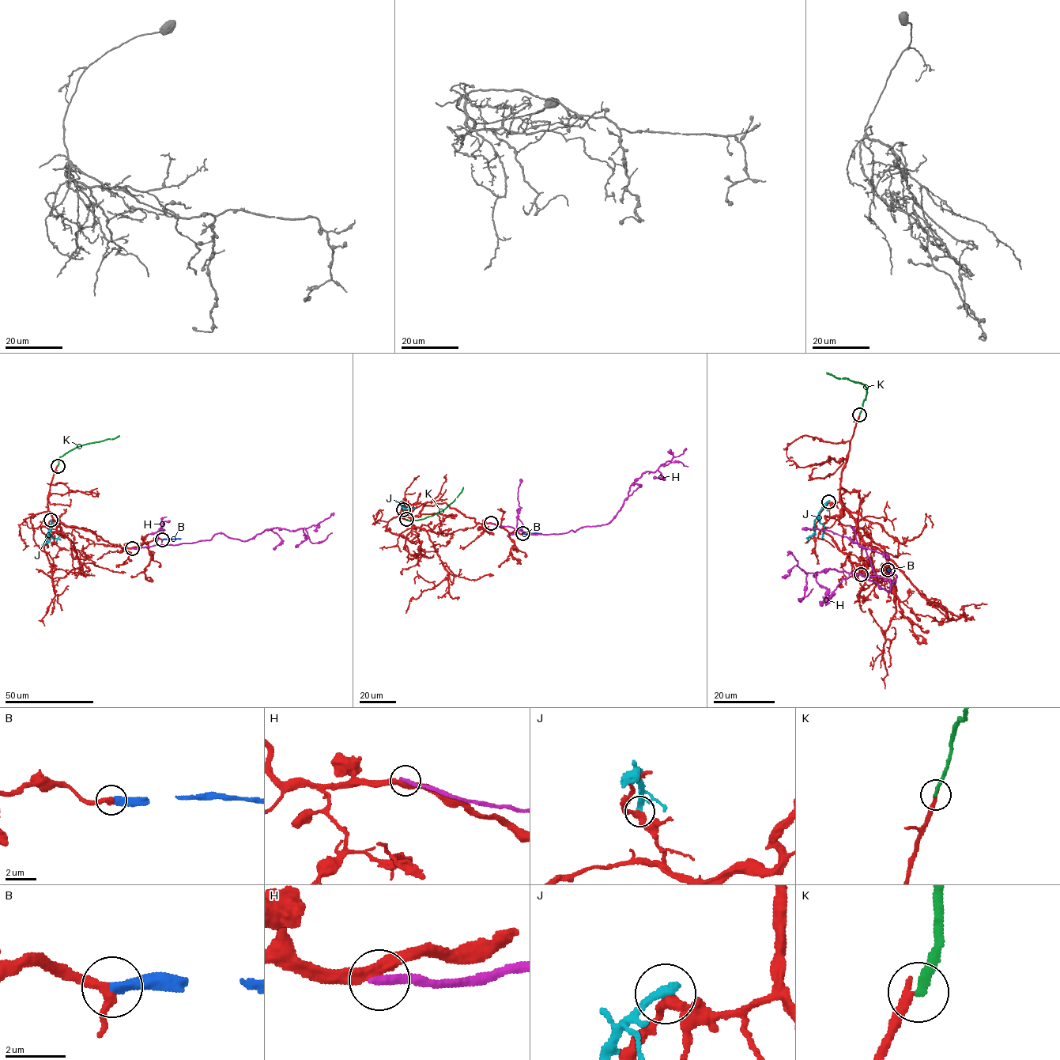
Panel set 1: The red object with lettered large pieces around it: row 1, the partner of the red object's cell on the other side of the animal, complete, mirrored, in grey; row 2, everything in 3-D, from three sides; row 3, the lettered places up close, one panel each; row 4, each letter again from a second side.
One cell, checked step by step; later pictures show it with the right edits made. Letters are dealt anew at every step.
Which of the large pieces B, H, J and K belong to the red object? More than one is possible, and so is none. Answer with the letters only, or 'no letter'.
B

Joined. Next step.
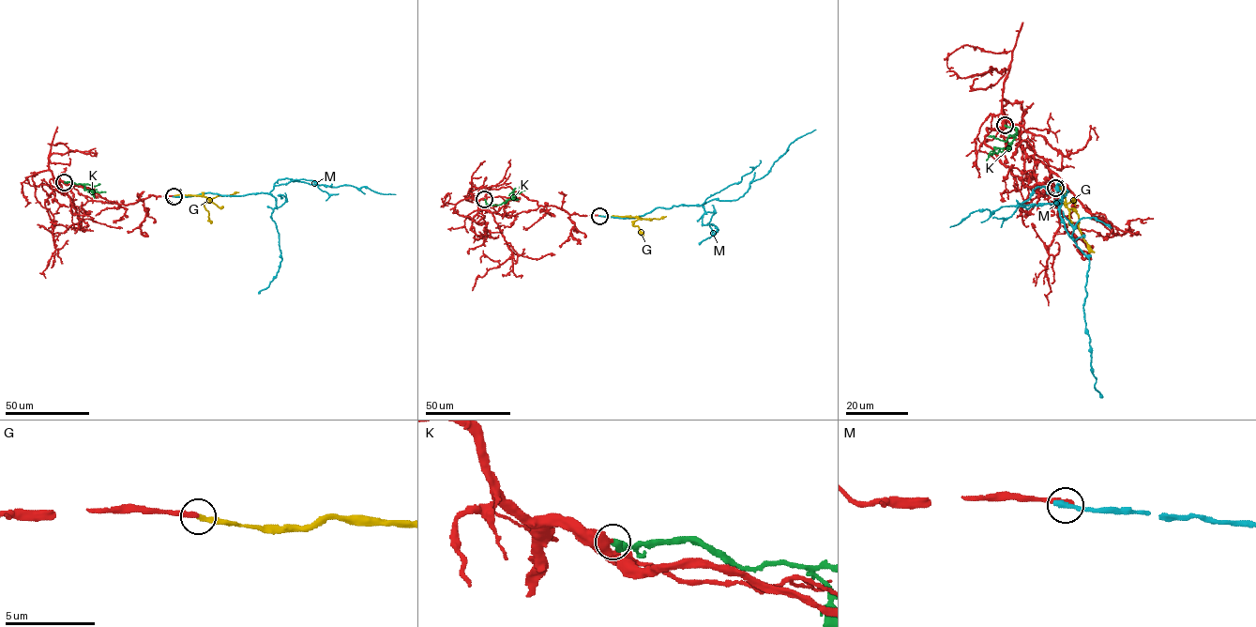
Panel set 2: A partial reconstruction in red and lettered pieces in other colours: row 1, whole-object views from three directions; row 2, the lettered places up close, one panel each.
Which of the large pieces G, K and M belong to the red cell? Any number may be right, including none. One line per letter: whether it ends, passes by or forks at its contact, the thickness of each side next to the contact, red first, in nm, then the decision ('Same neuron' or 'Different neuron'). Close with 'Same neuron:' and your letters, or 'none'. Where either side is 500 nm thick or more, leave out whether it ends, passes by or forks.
G: It ends there. Thickness 320 nm (red) against 280 nm. Same neuron
K: It ends there. Thickness 440 nm (red) against 340 nm. Different neuron
M: It ends there. Thickness 360 nm (red) against 360 nm. Different neuron
Same neuron: G

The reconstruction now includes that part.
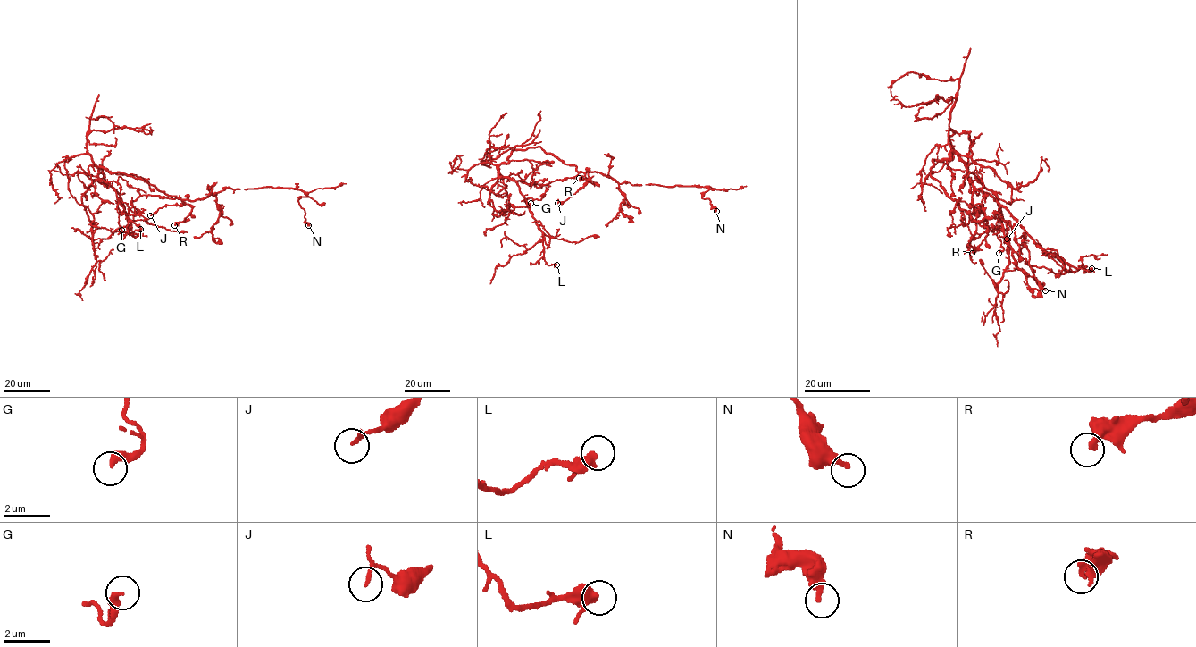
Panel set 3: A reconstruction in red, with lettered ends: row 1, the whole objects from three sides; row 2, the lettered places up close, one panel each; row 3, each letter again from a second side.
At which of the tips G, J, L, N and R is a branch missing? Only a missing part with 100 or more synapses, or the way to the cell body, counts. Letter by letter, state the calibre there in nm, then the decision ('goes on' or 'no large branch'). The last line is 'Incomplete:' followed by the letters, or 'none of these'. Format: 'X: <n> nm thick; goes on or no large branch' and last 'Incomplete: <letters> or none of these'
G: 360 nm thick; no large branch
J: 110 nm thick; no large branch
L: 320 nm thick; no large branch
N: 360 nm thick; no large branch
R: 320 nm thick; no large branch
Incomplete: none of these

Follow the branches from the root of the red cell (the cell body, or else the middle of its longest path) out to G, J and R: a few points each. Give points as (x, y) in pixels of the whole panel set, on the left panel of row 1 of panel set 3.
G: (145, 195), (141, 195), (121, 177), (117, 182), (107, 181), (120, 196), (117, 201), (118, 223), (121, 230)
J: (145, 195), (180, 198), (185, 204), (166, 205), (150, 215)
R: (145, 195), (180, 198), (191, 206), (186, 218), (174, 225)

